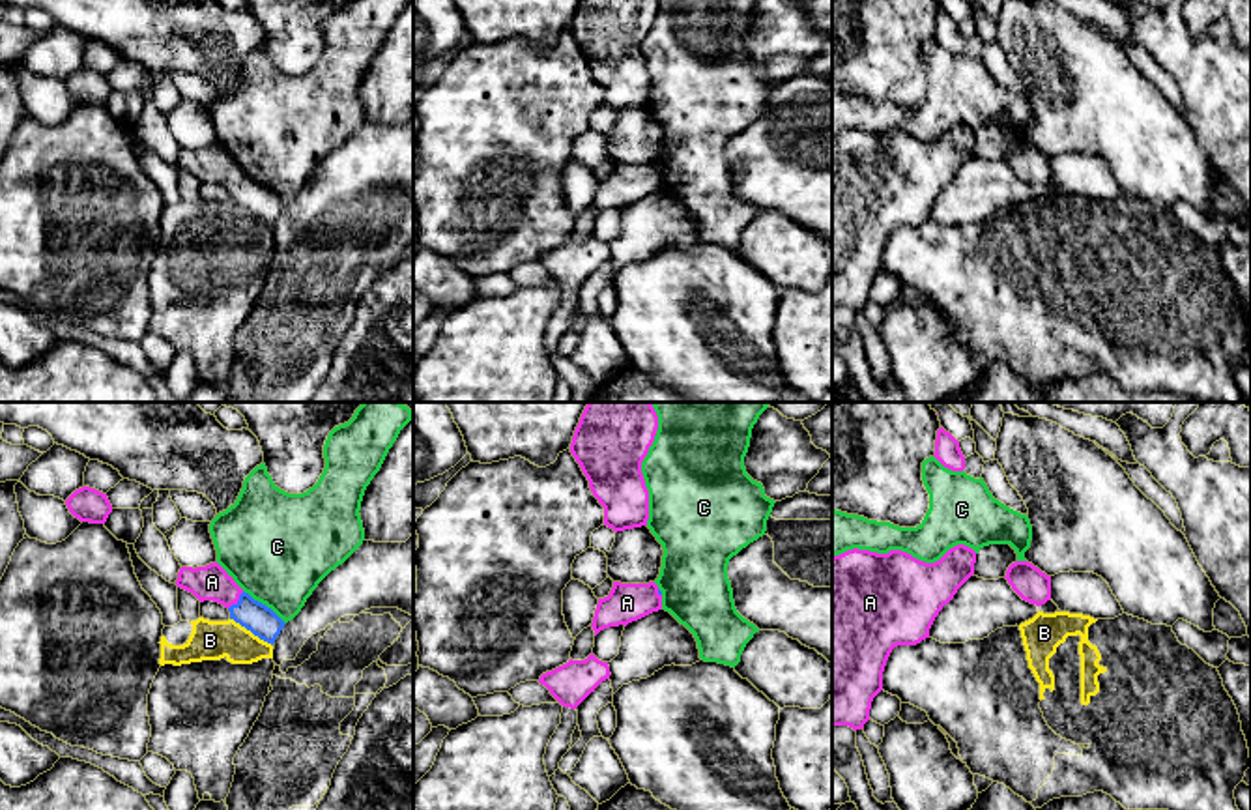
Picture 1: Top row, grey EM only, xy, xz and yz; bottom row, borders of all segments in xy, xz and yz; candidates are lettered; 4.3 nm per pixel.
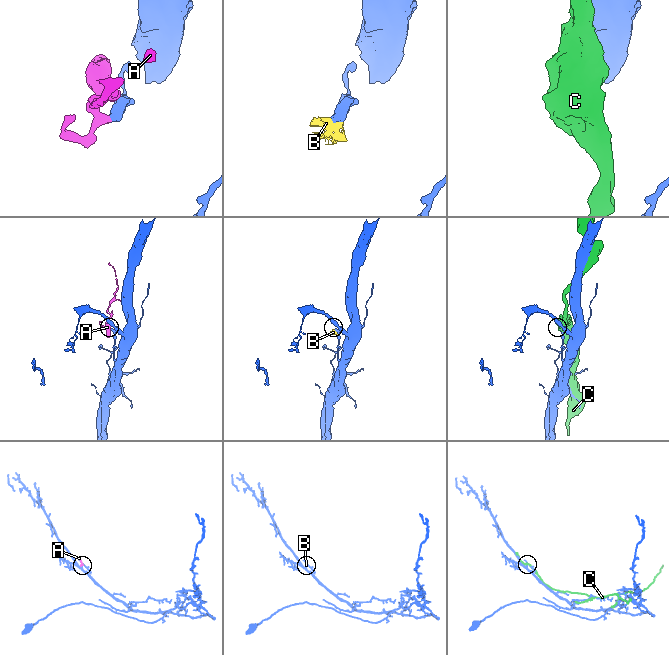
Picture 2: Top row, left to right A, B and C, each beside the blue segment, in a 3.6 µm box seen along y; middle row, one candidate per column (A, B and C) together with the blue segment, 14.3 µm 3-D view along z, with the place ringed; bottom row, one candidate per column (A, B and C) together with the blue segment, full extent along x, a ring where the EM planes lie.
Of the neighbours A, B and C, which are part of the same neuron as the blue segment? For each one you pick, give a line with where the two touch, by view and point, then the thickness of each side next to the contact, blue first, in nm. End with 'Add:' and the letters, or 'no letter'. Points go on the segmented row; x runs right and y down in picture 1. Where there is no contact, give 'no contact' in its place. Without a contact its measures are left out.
A: meets blue in xy at (238, 601); 140 nm thick on the blue side, 160 nm on the other
Add: A

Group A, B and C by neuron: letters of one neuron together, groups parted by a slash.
A / B / C

